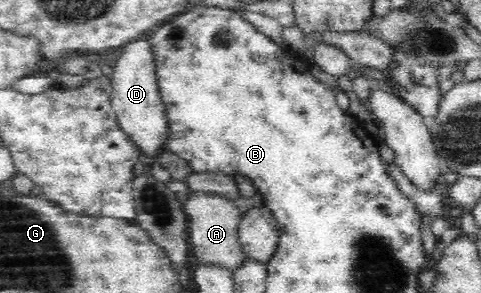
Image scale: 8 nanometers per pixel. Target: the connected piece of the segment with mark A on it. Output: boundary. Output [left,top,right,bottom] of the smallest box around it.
[183,191,247,273]

